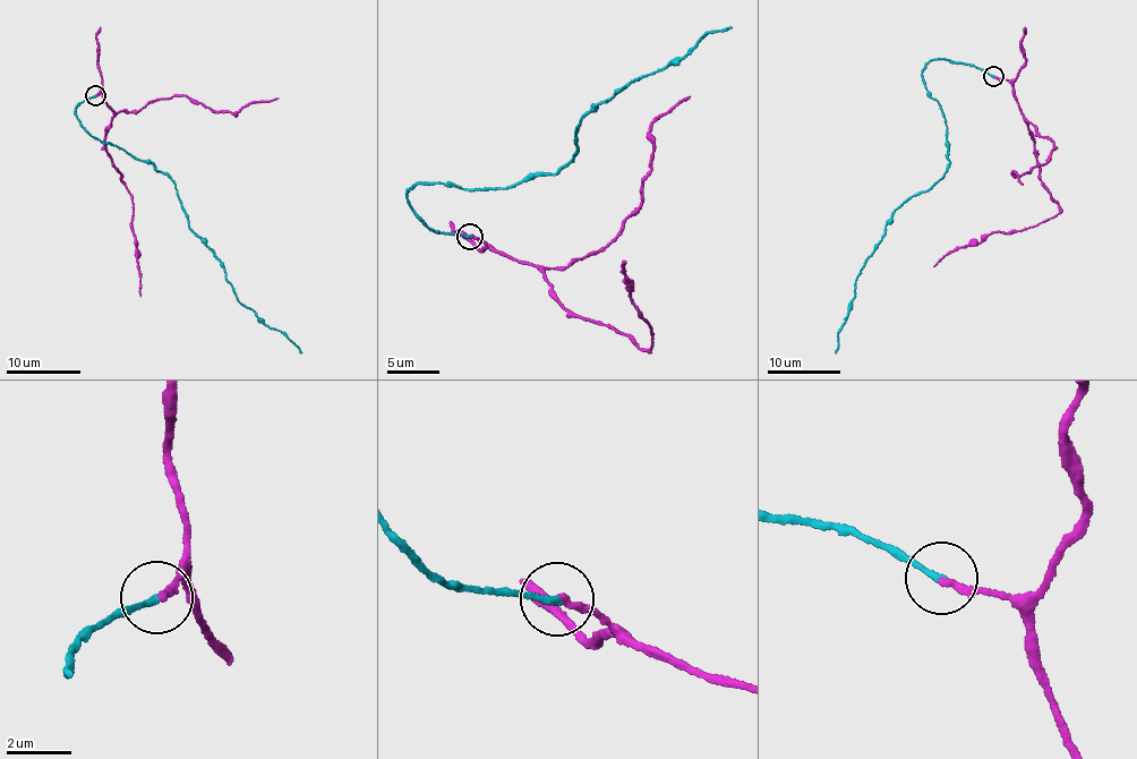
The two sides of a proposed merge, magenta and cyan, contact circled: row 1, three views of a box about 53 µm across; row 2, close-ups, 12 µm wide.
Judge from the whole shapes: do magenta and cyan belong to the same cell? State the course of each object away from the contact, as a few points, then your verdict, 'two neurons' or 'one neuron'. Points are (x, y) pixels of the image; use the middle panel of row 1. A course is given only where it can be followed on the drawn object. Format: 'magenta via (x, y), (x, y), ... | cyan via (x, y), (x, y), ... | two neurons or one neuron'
magenta via (471, 236), (537, 269), (576, 317), (648, 348), (652, 333), (631, 292), (625, 262) | cyan via (471, 236), (426, 224), (405, 192), (437, 181), (486, 189), (558, 170), (574, 153), (581, 114), (731, 28) | one neuron

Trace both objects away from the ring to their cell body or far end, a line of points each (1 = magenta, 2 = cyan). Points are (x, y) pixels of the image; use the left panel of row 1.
1: (95, 96), (101, 91), (112, 111), (105, 153), (133, 196), (139, 297)
2: (95, 96), (82, 101), (76, 110), (83, 128), (172, 180), (195, 235), (219, 261), (237, 299), (301, 354)

